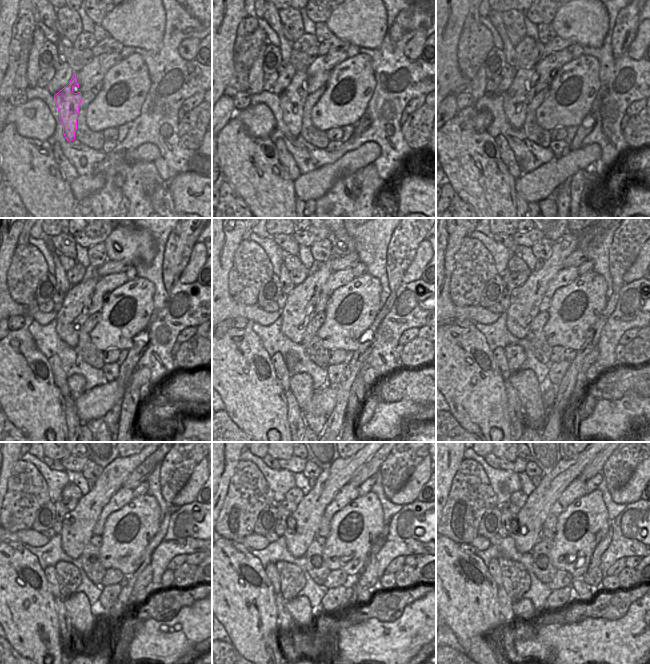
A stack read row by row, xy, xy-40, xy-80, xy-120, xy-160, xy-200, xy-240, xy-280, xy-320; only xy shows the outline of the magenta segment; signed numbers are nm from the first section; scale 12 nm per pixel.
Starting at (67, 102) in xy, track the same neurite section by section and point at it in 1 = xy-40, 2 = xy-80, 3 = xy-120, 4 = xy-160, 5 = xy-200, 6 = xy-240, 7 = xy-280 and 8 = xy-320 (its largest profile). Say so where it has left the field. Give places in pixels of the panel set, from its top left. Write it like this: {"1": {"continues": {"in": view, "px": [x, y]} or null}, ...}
{"1": {"continues": {"in": "xy-40", "px": [292, 100]}}, "2": {"continues": {"in": "xy-80", "px": [516, 98]}}, "3": {"continues": {"in": "xy-120", "px": [74, 312]}}, "4": {"continues": {"in": "xy-160", "px": [299, 309]}}, "5": {"continues": {"in": "xy-200", "px": [524, 301]}}, "6": {"continues": {"in": "xy-240", "px": [77, 528]}}, "7": {"continues": {"in": "xy-280", "px": [302, 525]}}, "8": {"continues": {"in": "xy-320", "px": [527, 525]}}}

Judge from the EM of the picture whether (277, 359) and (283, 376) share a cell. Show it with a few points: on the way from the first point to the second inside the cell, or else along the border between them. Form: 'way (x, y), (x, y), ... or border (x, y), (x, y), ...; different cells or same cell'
way (279, 363), (282, 372); same cell

